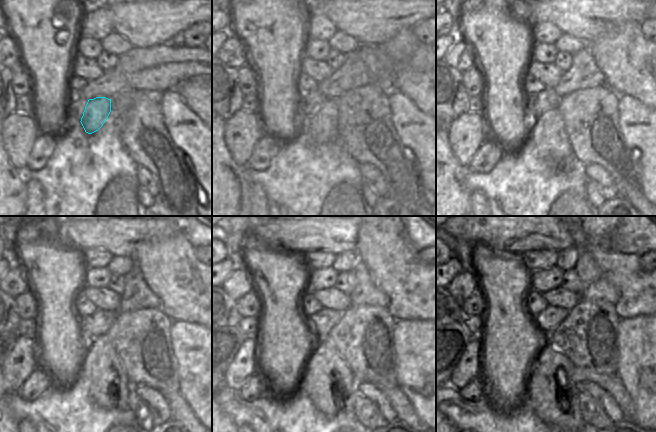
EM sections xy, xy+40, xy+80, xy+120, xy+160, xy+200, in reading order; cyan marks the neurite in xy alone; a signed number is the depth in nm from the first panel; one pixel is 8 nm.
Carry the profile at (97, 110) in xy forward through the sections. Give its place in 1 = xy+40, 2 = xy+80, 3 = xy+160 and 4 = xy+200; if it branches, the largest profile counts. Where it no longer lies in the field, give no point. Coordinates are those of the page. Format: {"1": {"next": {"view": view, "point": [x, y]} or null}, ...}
{"1": {"next": {"view": "xy+40", "point": [323, 126]}}, "2": {"next": {"view": "xy+80", "point": [551, 144]}}, "3": {"next": {"view": "xy+160", "point": [329, 382]}}, "4": {"next": {"view": "xy+200", "point": [551, 391]}}}

